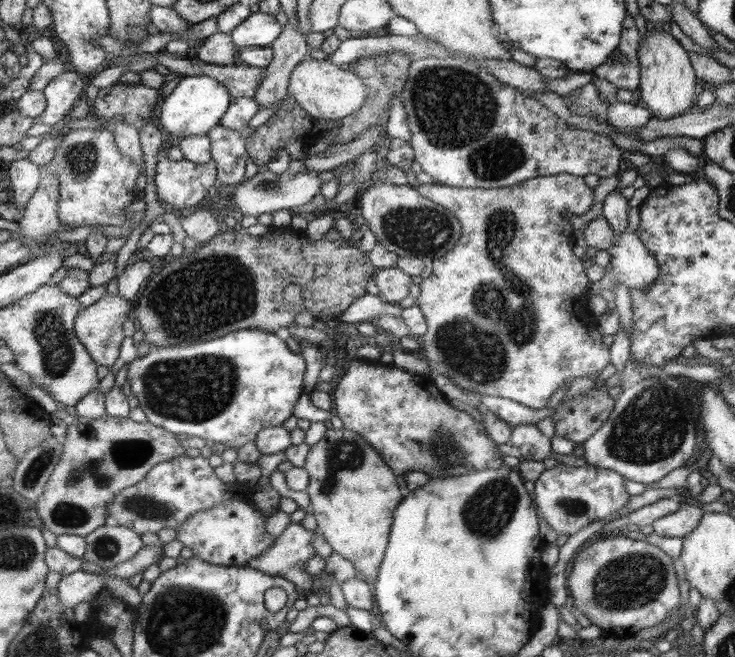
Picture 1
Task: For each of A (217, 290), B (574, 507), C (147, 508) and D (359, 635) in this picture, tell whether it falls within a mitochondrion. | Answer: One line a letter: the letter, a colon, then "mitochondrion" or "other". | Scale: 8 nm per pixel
A: mitochondrion
B: mitochondrion
C: mitochondrion
D: other

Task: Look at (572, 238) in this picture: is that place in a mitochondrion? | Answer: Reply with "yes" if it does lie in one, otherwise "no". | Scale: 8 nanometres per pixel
no

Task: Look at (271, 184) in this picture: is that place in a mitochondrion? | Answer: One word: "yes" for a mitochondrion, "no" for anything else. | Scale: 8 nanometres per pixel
yes

